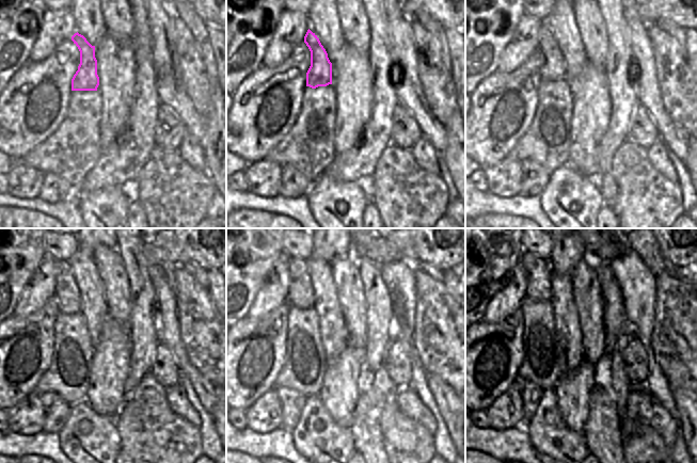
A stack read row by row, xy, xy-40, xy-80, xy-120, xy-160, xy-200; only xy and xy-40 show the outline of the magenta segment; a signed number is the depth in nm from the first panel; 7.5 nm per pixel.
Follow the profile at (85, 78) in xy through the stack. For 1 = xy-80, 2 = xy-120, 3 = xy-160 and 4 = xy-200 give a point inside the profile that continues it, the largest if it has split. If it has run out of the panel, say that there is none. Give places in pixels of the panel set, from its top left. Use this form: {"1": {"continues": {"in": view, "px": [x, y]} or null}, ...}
{"1": {"continues": {"in": "xy-80", "px": [553, 69]}}, "2": {"continues": {"in": "xy-120", "px": [66, 293]}}, "3": {"continues": {"in": "xy-160", "px": [300, 294]}}, "4": {"continues": {"in": "xy-200", "px": [538, 273]}}}

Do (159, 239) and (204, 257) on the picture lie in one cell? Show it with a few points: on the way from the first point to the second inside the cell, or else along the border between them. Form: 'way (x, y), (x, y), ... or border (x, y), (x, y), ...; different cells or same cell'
border (148, 239), (158, 245), (168, 245), (173, 240); different cells

